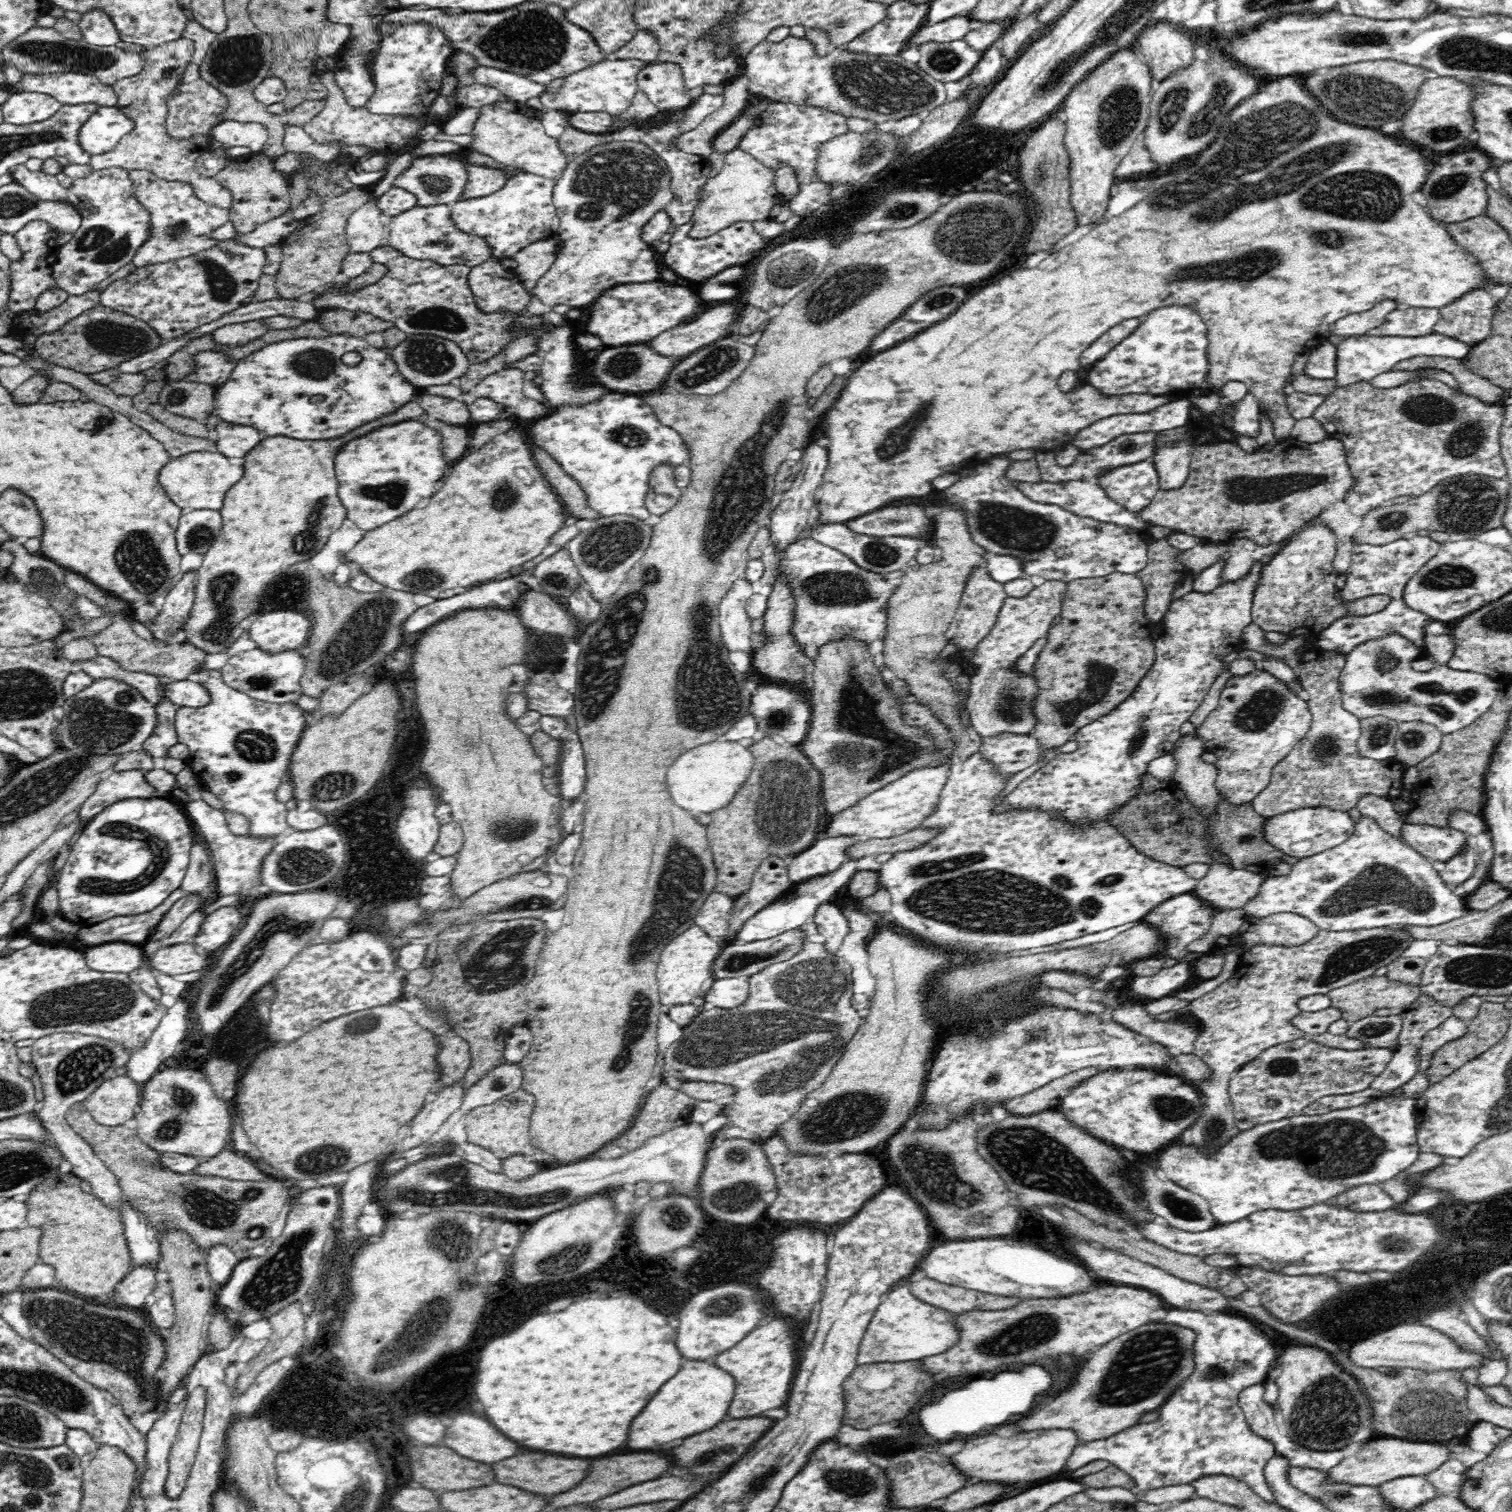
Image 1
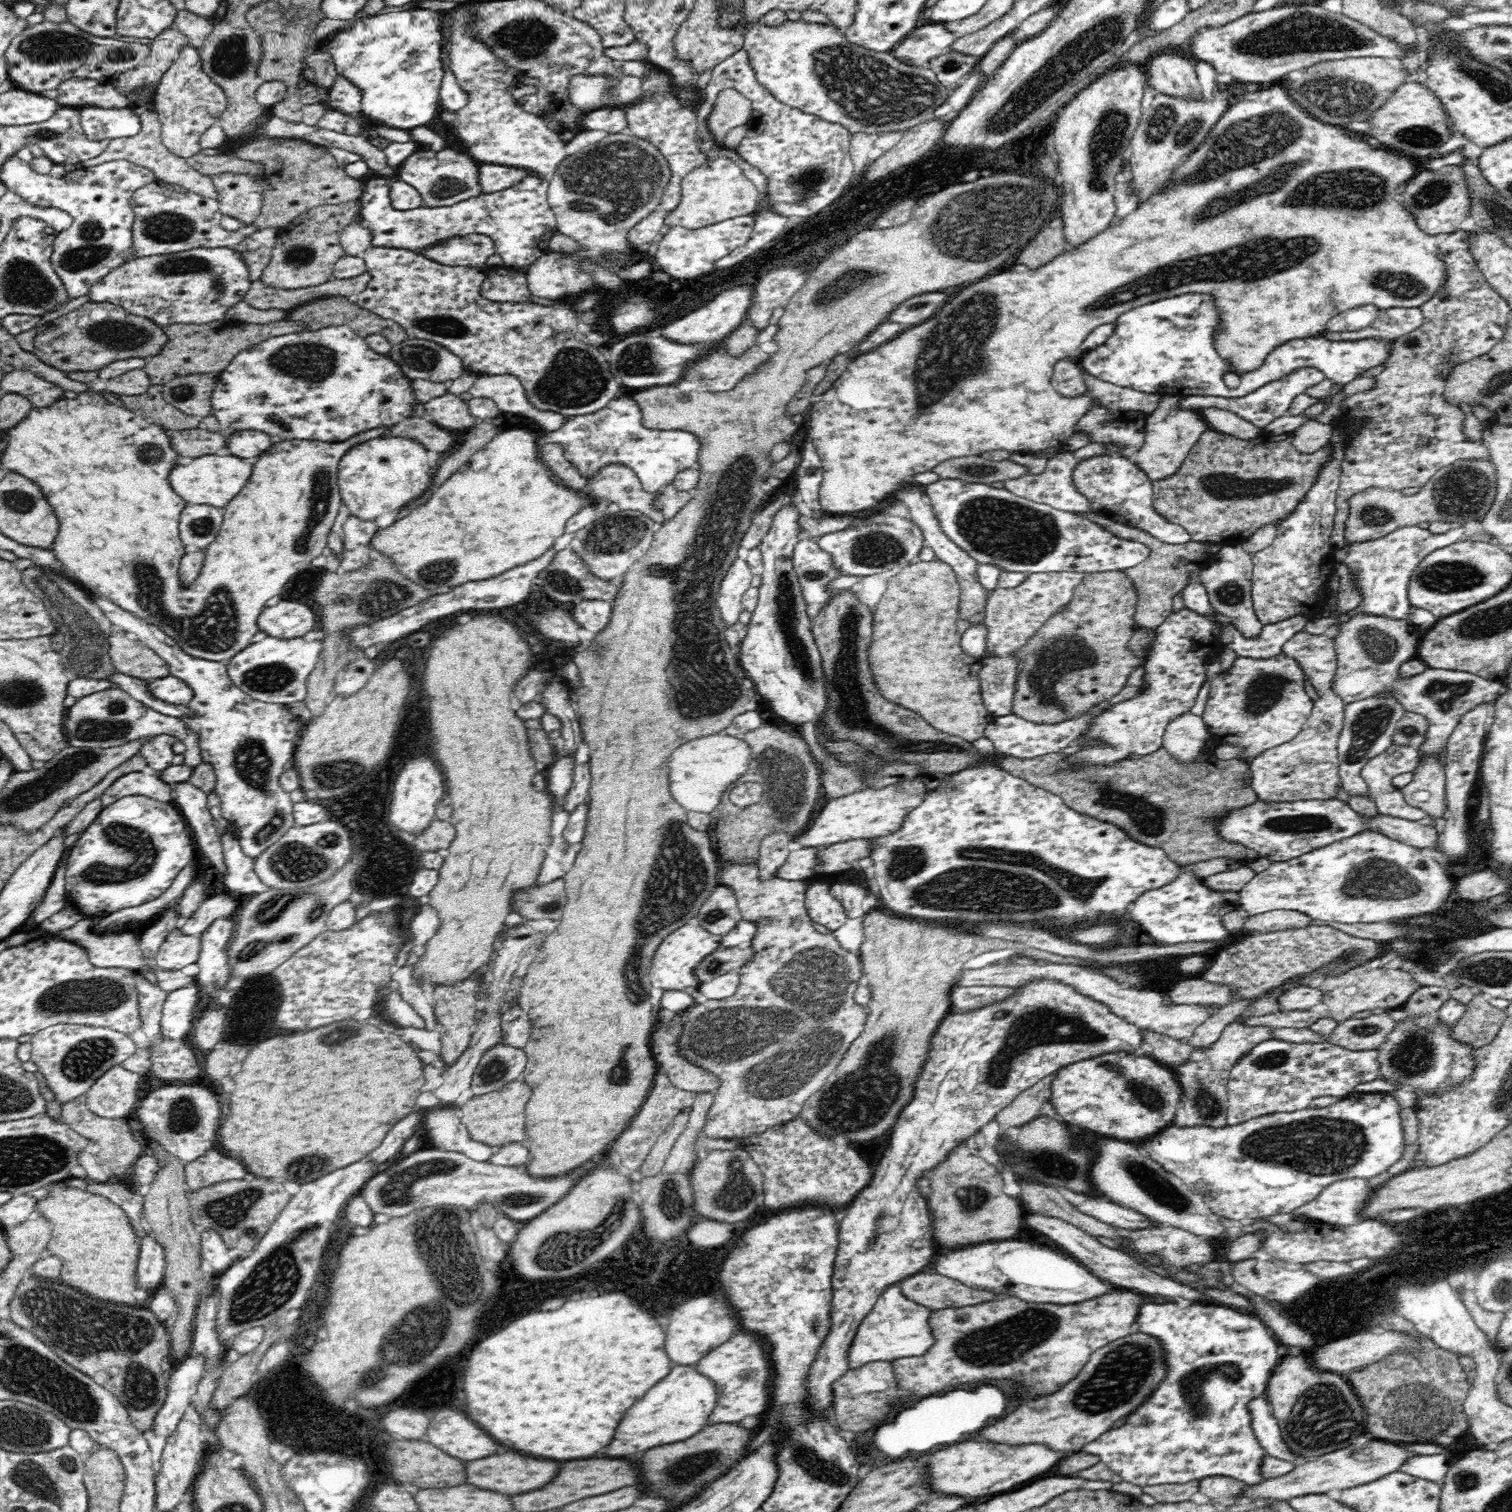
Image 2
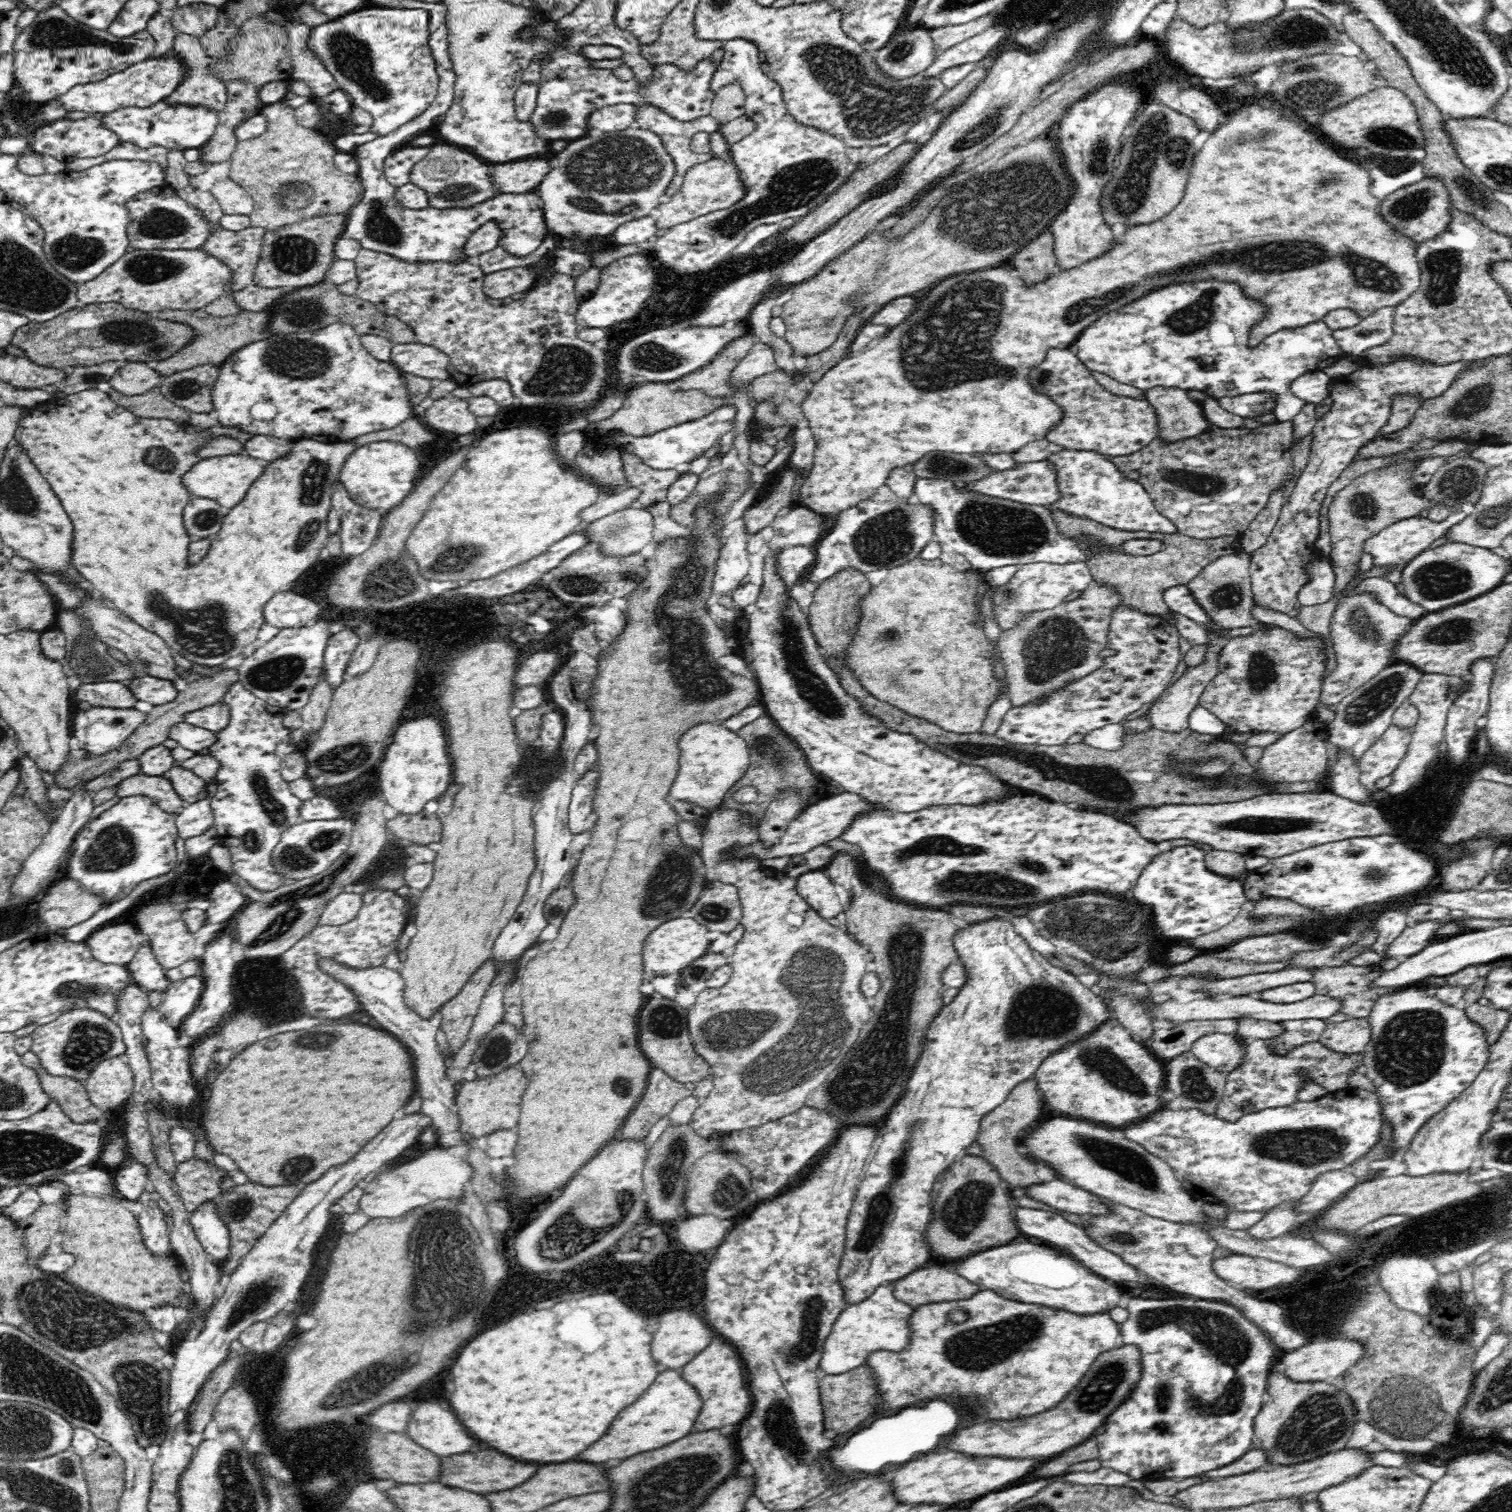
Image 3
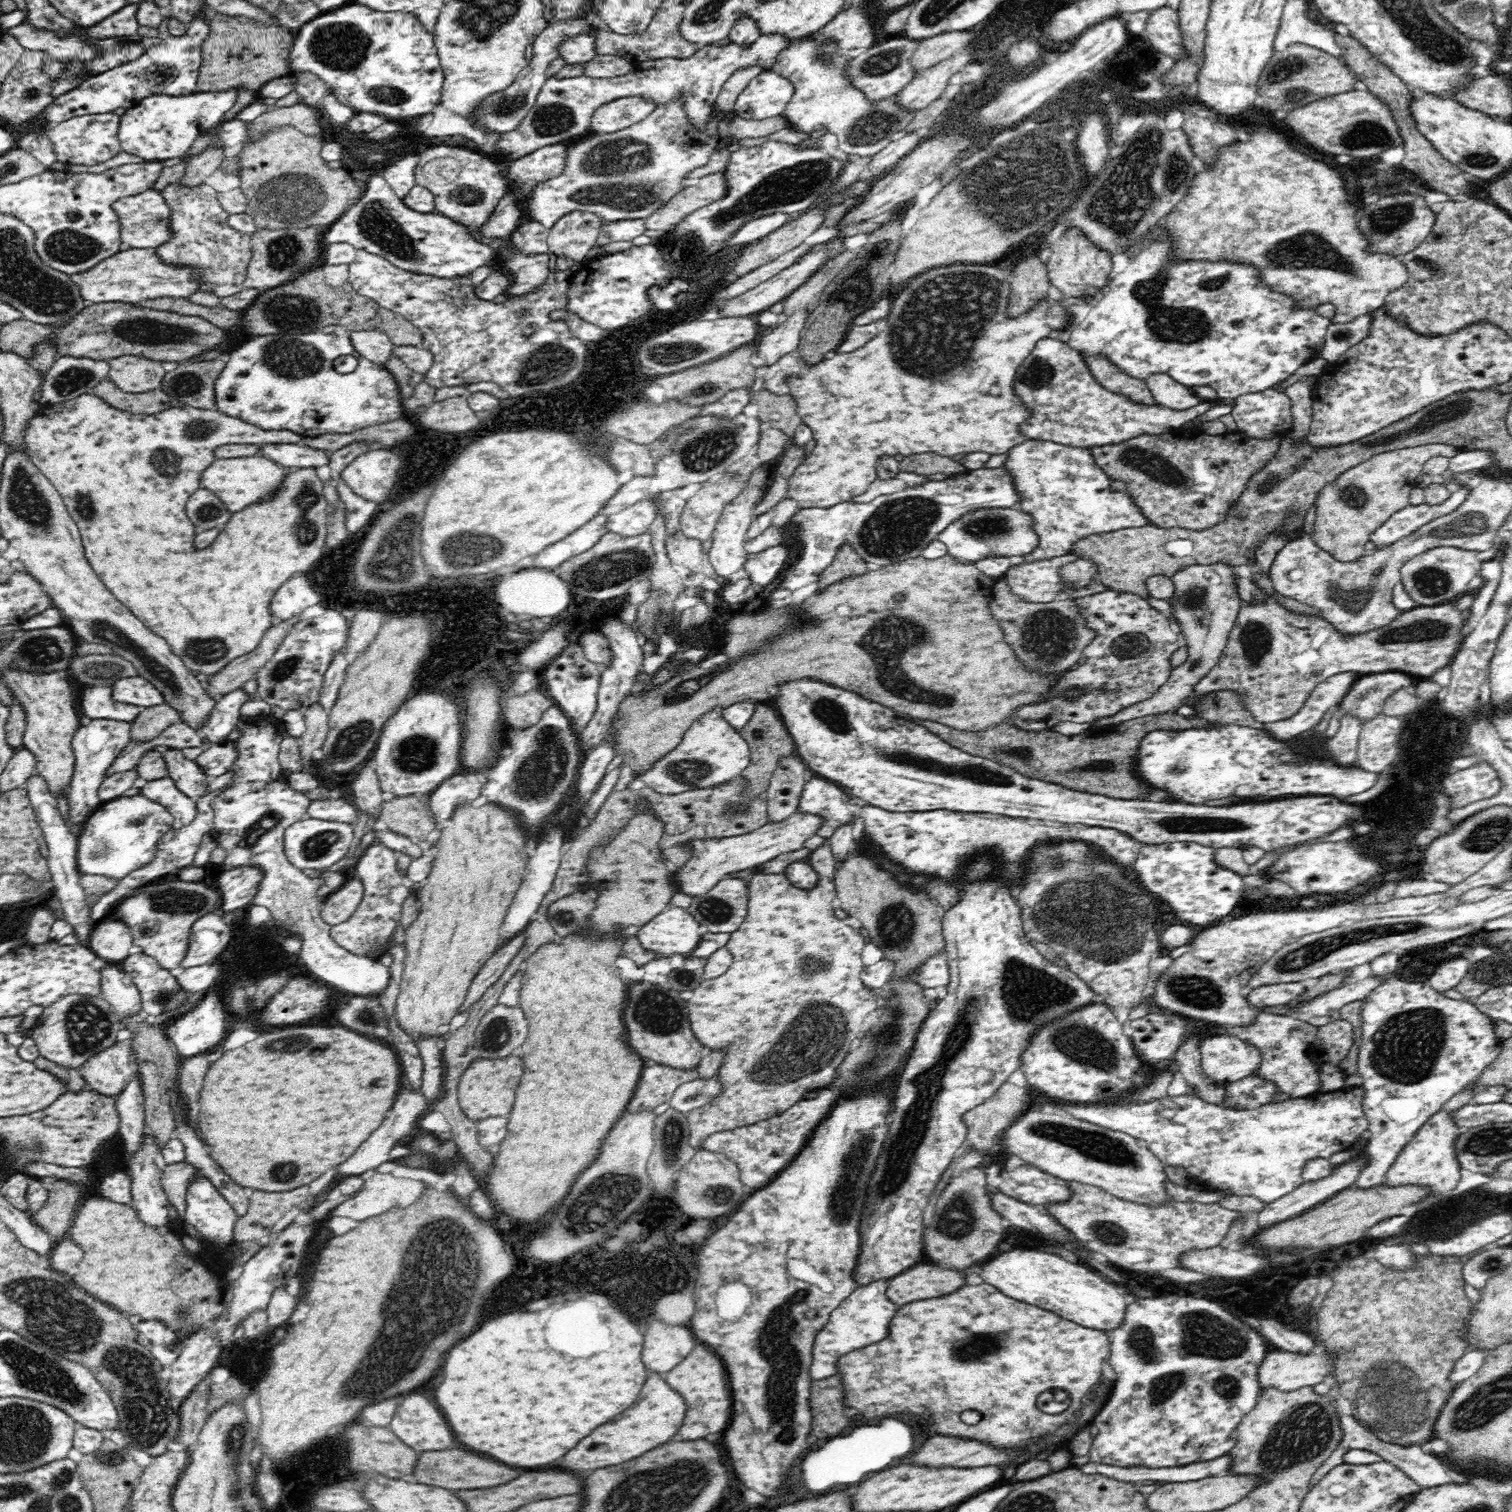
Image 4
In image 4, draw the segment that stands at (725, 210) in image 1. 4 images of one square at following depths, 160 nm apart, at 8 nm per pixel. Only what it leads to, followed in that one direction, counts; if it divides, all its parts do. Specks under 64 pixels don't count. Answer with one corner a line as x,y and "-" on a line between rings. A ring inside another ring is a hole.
725,170
710,172
698,178
696,184
683,187
662,208
658,208
644,221
650,230
669,232
682,219
699,208
715,203
727,195

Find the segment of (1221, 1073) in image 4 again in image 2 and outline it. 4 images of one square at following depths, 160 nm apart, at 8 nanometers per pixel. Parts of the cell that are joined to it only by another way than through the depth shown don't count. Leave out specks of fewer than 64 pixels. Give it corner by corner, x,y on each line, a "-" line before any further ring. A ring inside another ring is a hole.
1244,999
1242,1002
1233,1002
1220,1007
1214,1015
1208,1017
1208,1020
1196,1028
1189,1040
1190,1046
1206,1048
1212,1042
1216,1042
1226,1025
1230,1024
1234,1018
1240,1017
1251,1003
1252,1000

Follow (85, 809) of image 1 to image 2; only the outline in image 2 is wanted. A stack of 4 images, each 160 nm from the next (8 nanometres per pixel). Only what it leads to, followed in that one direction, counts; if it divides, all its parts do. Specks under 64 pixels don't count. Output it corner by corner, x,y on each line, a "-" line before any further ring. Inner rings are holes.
142,772
128,773
116,778
101,794
100,799
104,804
116,802
123,796
140,795
147,796
160,802
173,802
172,789
168,783
160,780
156,774
144,774
-
64,857
60,861
60,864
58,864
56,872
54,872
54,878
50,886
48,886
48,890
46,890
44,900
42,900
37,908
34,908
34,912
31,914
38,925
45,919
62,912
66,908
65,871
67,865
67,859

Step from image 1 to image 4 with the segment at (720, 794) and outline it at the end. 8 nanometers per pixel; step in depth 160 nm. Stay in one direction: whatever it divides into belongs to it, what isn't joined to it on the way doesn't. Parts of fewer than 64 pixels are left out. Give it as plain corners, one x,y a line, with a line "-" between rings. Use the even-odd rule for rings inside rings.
718,707
692,722
683,734
680,746
637,779
661,795
675,795
730,783
732,779
741,776
750,761
749,745
737,729
728,724
722,708

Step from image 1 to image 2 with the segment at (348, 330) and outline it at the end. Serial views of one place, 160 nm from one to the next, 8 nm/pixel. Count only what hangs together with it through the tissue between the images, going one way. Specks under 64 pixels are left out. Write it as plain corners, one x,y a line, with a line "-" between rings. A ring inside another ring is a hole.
343,296
311,300
290,310
288,319
305,322
310,331
329,326
348,326
364,338
380,333
389,325
376,313
359,307
354,299

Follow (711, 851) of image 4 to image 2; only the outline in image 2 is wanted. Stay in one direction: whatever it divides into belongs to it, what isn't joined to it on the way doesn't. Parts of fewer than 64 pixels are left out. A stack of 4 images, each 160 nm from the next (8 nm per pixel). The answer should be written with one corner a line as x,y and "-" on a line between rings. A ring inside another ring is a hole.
916,776
916,778
902,778
896,784
868,788
839,799
830,799
818,817
812,821
812,825
794,837
792,843
795,847
827,847
837,842
893,835
902,828
905,816
924,802
928,792
930,790
927,784
921,777

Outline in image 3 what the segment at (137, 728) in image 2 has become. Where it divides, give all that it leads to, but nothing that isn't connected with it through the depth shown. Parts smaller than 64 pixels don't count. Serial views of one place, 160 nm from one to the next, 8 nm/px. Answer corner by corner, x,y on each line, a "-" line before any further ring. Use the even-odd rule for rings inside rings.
80,705
72,720
71,736
78,739
80,747
87,754
103,755
119,748
146,719
147,713
137,708
-
186,721
174,724
168,732
168,738
176,741
180,747
192,750
194,754
208,749
217,740
214,732
211,730
200,728

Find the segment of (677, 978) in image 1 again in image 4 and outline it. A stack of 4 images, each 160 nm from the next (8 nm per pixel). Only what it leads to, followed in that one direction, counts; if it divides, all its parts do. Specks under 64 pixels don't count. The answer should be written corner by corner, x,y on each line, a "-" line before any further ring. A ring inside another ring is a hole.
673,906
655,916
635,935
645,950
655,953
656,959
673,955
690,959
701,942
702,935
698,933
700,925
684,909

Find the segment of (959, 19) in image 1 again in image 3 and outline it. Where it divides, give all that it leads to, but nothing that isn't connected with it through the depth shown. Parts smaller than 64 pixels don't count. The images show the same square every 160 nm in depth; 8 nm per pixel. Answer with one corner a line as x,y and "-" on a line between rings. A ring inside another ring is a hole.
921,26
909,27
875,53
876,63
892,78
908,78
923,73
937,58
938,49
931,30

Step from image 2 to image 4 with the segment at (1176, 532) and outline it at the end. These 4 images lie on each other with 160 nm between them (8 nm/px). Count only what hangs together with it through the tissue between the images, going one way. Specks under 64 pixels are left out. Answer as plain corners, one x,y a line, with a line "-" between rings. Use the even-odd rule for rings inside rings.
1028,439
1011,448
1006,469
1014,475
1016,491
1024,497
1020,510
1031,514
1040,537
1035,551
1016,562
1032,562
1064,556
1076,540
1092,534
1115,532
1124,528
1154,526
1126,490
1112,489
1112,479
1096,464
1087,448
1074,448
1050,441

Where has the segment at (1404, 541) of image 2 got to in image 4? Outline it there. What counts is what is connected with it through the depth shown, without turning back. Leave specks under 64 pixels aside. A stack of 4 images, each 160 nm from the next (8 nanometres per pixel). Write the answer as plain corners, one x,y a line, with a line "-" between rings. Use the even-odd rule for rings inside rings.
1464,486
1458,492
1451,494
1450,499
1440,506
1408,506
1396,514
1392,514
1382,526
1370,537
1369,541
1376,545
1377,549
1386,549
1394,546
1396,542
1412,536
1414,532
1420,532
1420,528
1430,524
1434,519
1452,514
1466,502
1469,488

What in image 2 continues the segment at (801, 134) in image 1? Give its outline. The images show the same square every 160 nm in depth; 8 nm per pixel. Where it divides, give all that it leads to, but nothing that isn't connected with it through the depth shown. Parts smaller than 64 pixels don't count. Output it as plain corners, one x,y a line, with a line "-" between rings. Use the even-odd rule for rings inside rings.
742,49
711,69
704,98
708,110
720,90
736,89
752,101
753,116
737,153
768,178
769,204
782,216
814,216
843,194
854,183
854,165
848,150
852,133
842,124
821,120
799,108
776,100
766,87
756,83
748,54

